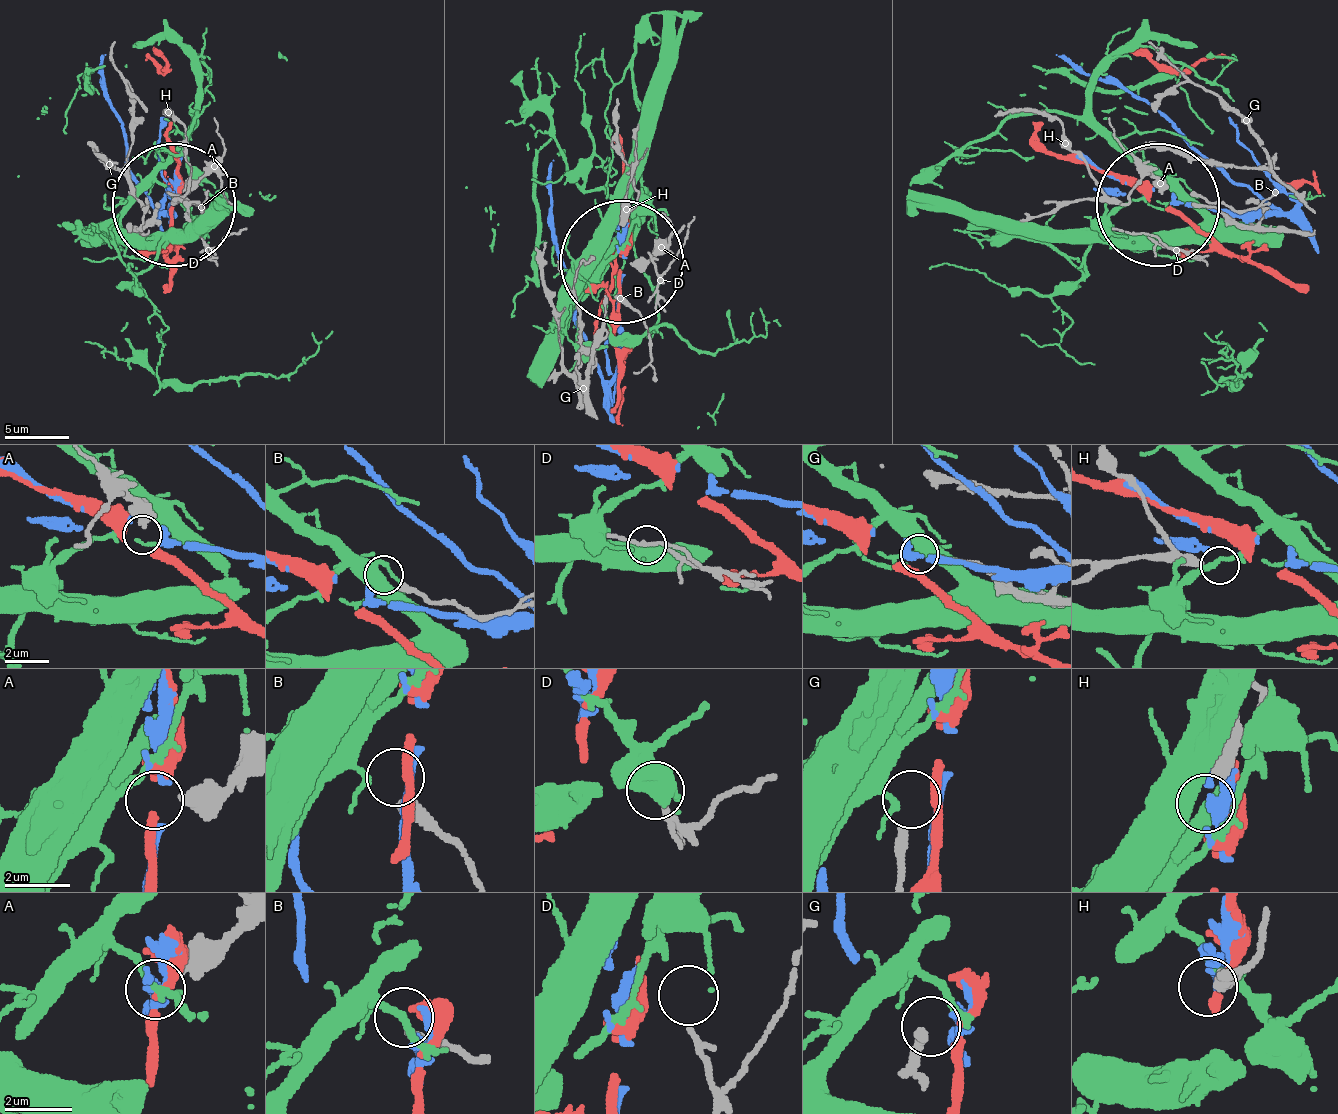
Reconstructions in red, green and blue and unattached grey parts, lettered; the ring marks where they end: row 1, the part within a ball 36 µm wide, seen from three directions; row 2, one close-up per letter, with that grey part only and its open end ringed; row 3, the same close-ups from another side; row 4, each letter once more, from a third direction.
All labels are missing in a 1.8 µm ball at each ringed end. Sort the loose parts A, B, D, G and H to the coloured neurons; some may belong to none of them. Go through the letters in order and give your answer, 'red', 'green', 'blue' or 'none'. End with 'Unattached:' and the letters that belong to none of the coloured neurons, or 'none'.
A: none
B: green
D: none
G: none
H: none
Unattached: A, D, G, H

